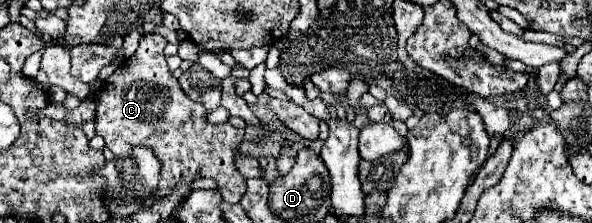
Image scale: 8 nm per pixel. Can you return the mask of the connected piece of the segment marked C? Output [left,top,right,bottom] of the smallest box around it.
[95,33,247,207]

